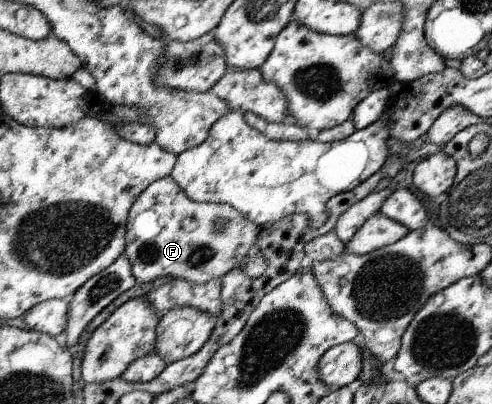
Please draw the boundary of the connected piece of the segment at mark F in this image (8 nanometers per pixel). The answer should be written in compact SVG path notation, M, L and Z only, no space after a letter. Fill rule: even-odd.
M170 175L148 186L131 207L126 235L127 245L123 254L131 261L131 270L138 283L148 283L167 276L172 279L185 279L190 283L208 283L212 279L222 280L224 275L238 267L248 277L258 279L268 267L262 251L256 247L259 233L260 226L246 219L240 211L236 211L230 205L192 200ZM220 217L226 217L228 223L218 229L216 223Z

